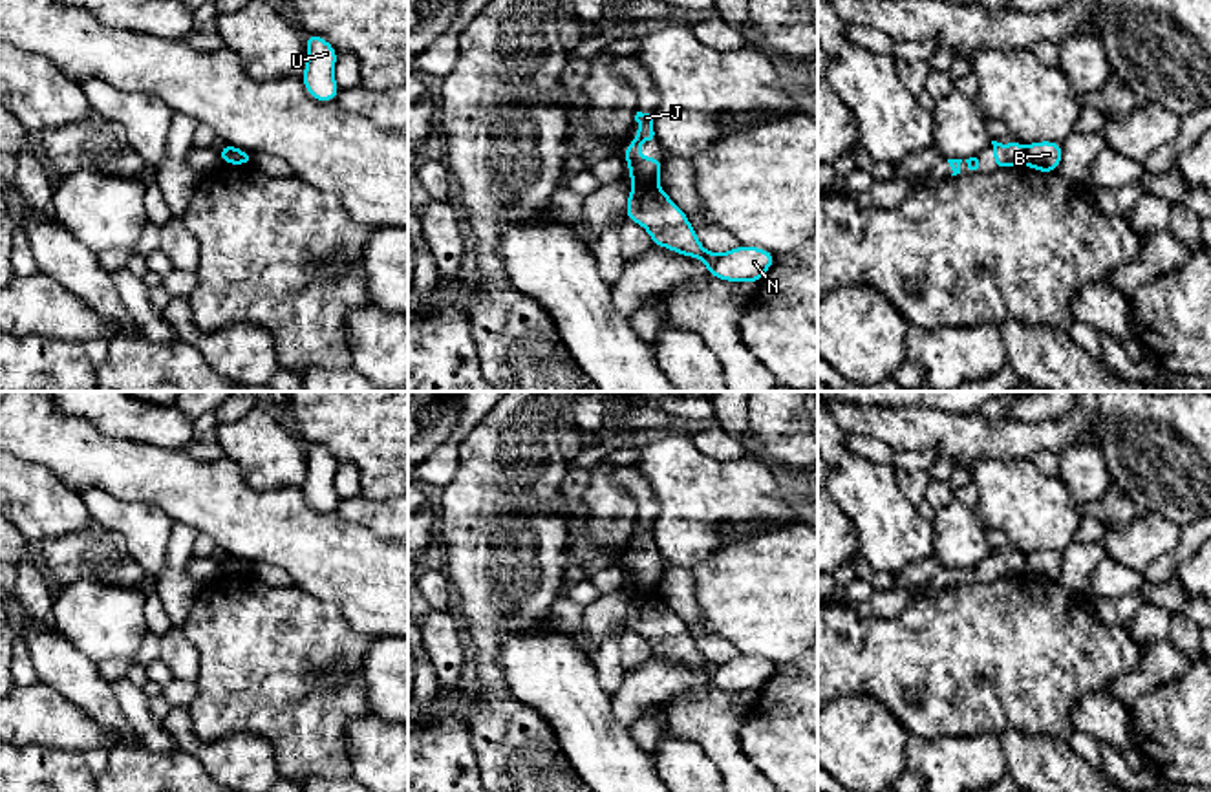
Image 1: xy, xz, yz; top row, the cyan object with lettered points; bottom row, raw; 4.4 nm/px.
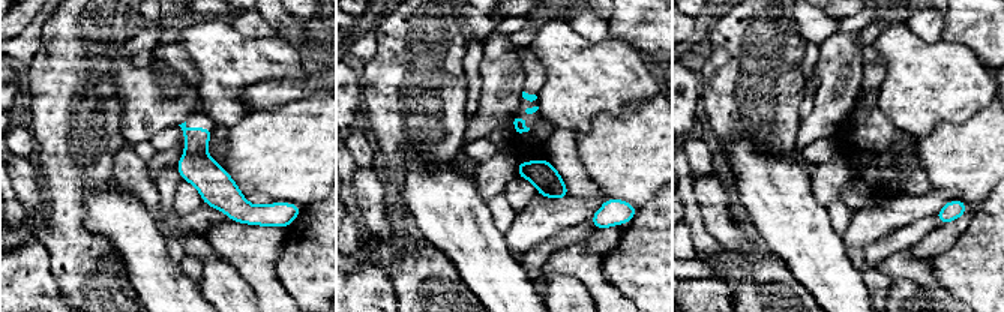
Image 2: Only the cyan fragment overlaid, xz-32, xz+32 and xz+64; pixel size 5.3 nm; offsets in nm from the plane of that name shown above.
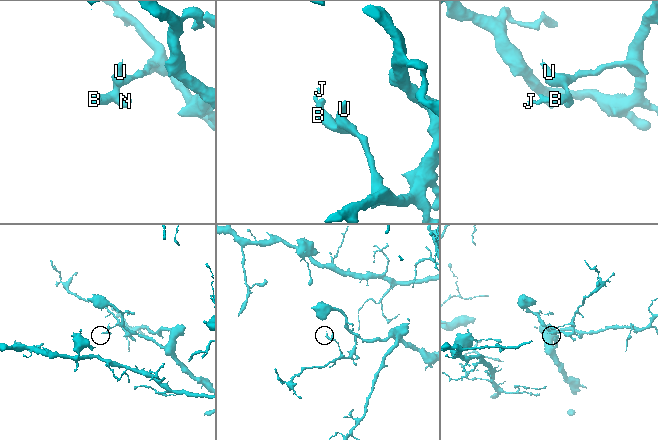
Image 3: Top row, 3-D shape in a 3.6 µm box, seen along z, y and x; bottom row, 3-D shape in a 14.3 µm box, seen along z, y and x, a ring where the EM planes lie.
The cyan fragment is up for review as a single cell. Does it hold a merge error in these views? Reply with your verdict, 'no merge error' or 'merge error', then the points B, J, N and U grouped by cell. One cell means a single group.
merge error; groups B N U / J

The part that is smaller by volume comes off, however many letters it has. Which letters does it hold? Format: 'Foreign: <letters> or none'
Foreign: J

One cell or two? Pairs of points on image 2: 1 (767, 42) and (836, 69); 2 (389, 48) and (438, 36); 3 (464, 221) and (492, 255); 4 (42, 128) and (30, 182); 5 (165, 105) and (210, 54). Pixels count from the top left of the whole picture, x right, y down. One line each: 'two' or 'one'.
1: two
2: one
3: one
4: two
5: two

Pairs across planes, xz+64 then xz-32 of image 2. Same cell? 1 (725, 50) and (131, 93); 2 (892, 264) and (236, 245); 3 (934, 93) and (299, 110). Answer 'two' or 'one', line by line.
1: two
2: one
3: two

